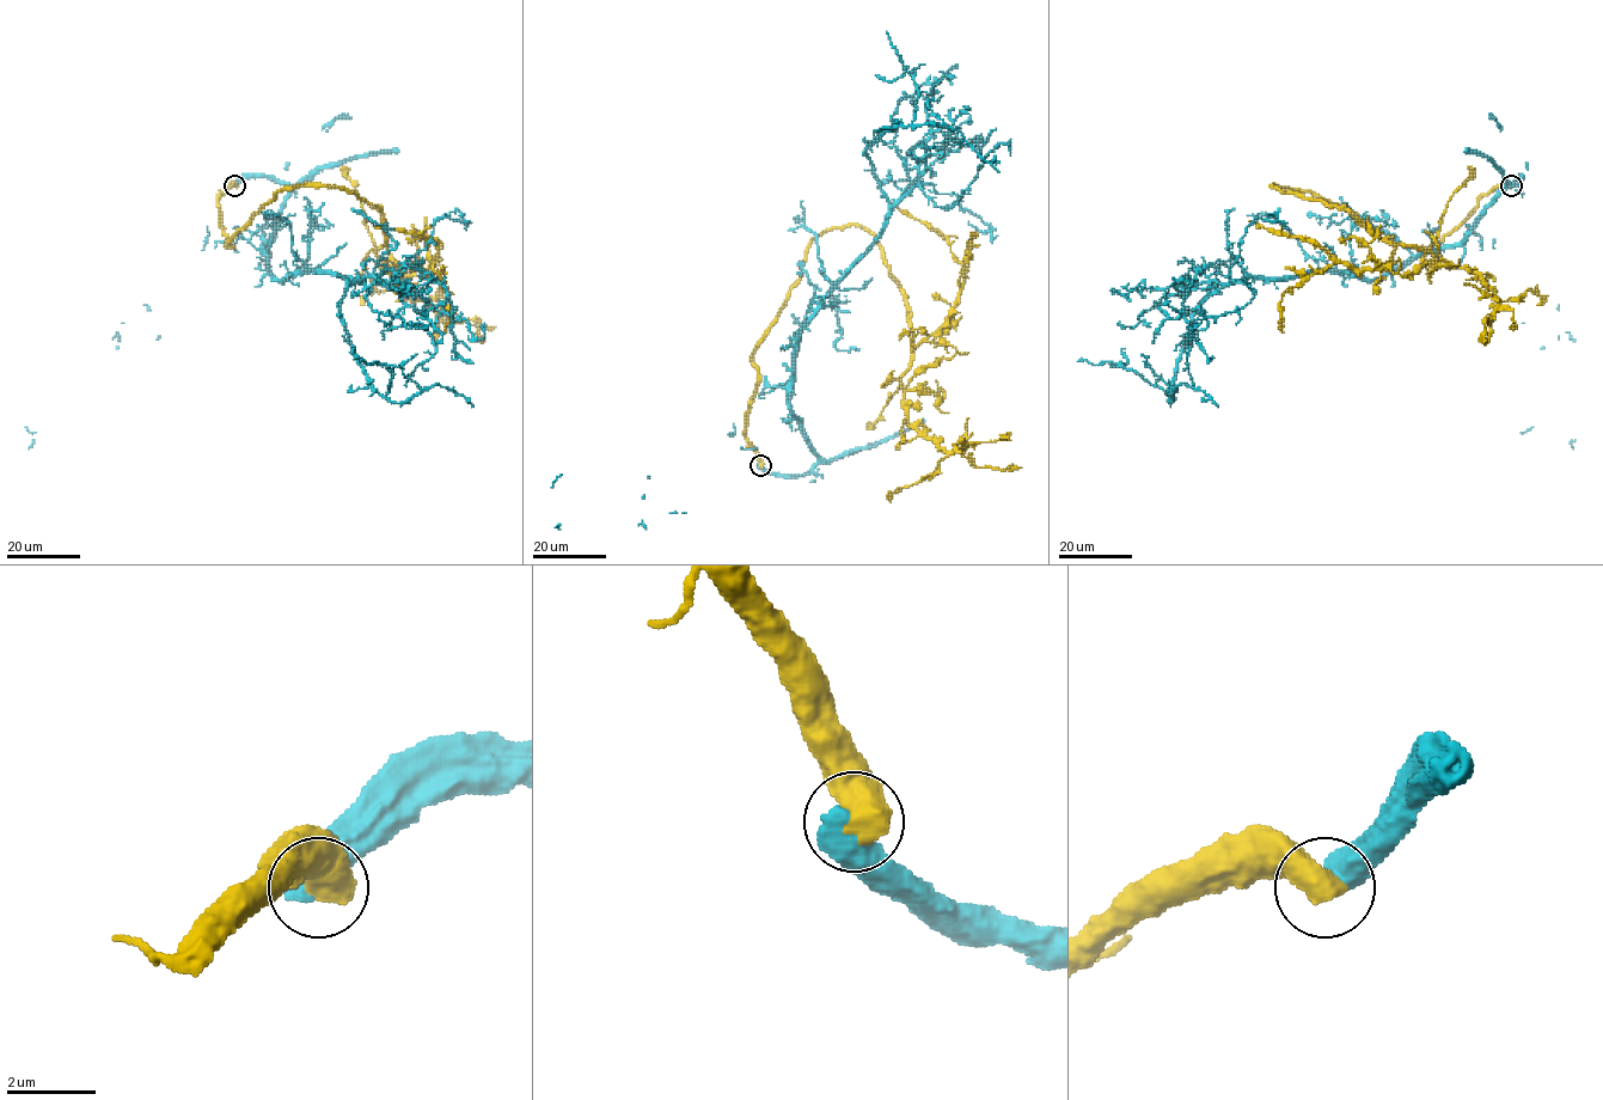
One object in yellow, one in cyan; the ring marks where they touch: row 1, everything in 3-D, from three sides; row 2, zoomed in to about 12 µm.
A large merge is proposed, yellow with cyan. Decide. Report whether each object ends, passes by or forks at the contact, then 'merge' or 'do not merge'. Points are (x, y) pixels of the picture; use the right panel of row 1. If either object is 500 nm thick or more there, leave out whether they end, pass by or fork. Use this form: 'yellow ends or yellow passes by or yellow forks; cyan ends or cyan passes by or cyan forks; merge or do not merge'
do not merge

